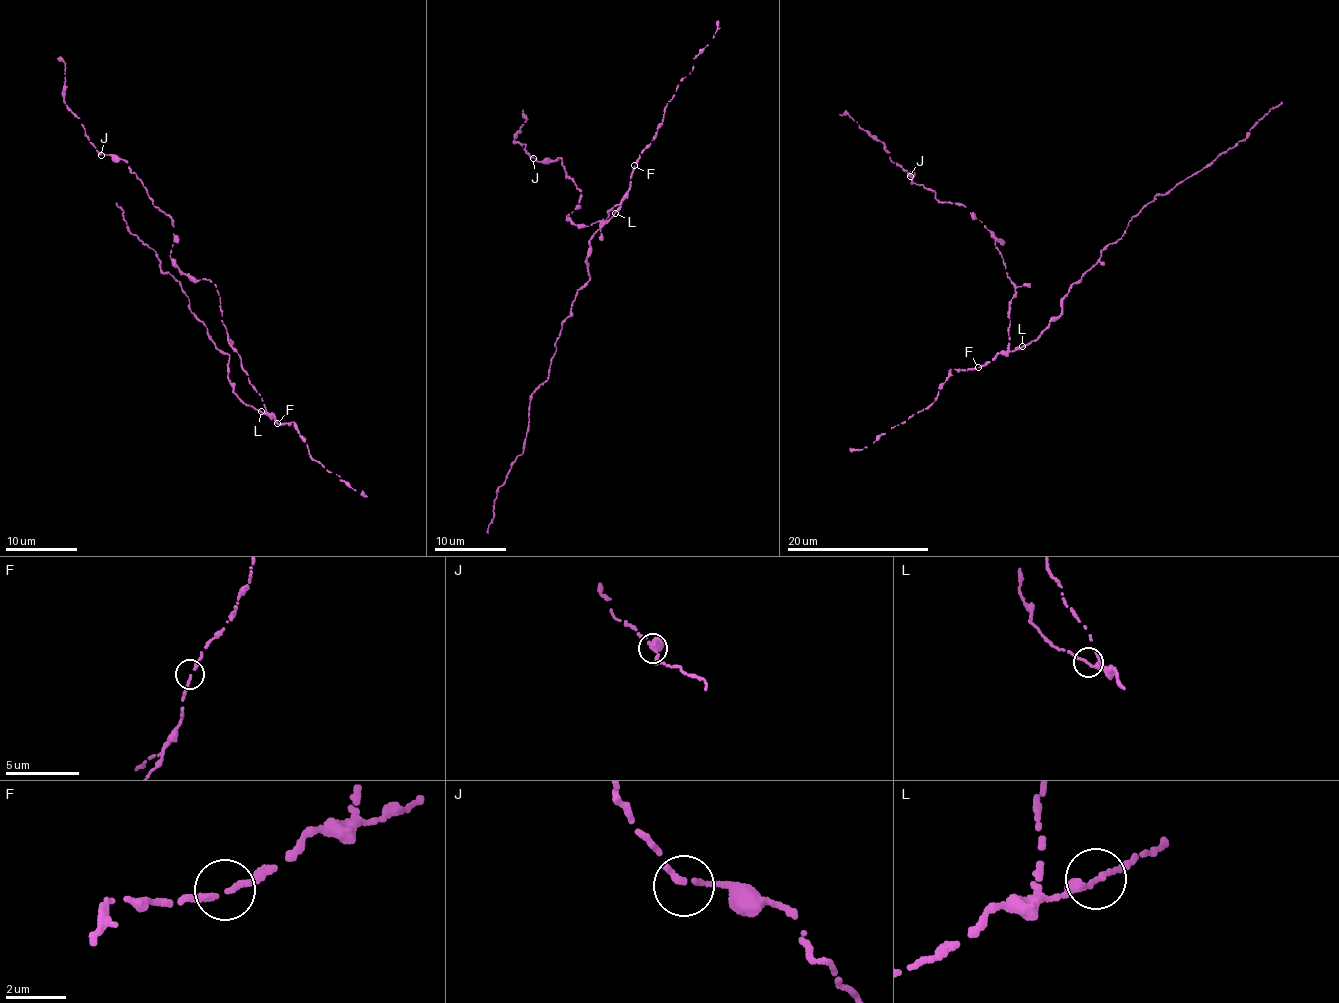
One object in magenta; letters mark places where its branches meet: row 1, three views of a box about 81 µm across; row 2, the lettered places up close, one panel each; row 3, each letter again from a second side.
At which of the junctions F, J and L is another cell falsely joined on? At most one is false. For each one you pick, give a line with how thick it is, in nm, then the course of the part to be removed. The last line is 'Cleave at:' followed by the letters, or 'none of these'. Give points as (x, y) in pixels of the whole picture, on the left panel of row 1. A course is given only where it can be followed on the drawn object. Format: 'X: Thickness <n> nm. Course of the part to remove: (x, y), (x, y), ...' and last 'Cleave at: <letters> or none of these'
Cleave at: none of these

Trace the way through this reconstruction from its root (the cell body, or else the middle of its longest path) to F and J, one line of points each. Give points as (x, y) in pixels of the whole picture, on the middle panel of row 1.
F: (619, 204), (630, 189), (634, 165)
J: (619, 204), (601, 225), (602, 219), (580, 227), (567, 216), (581, 190), (565, 176), (562, 160), (533, 158)

